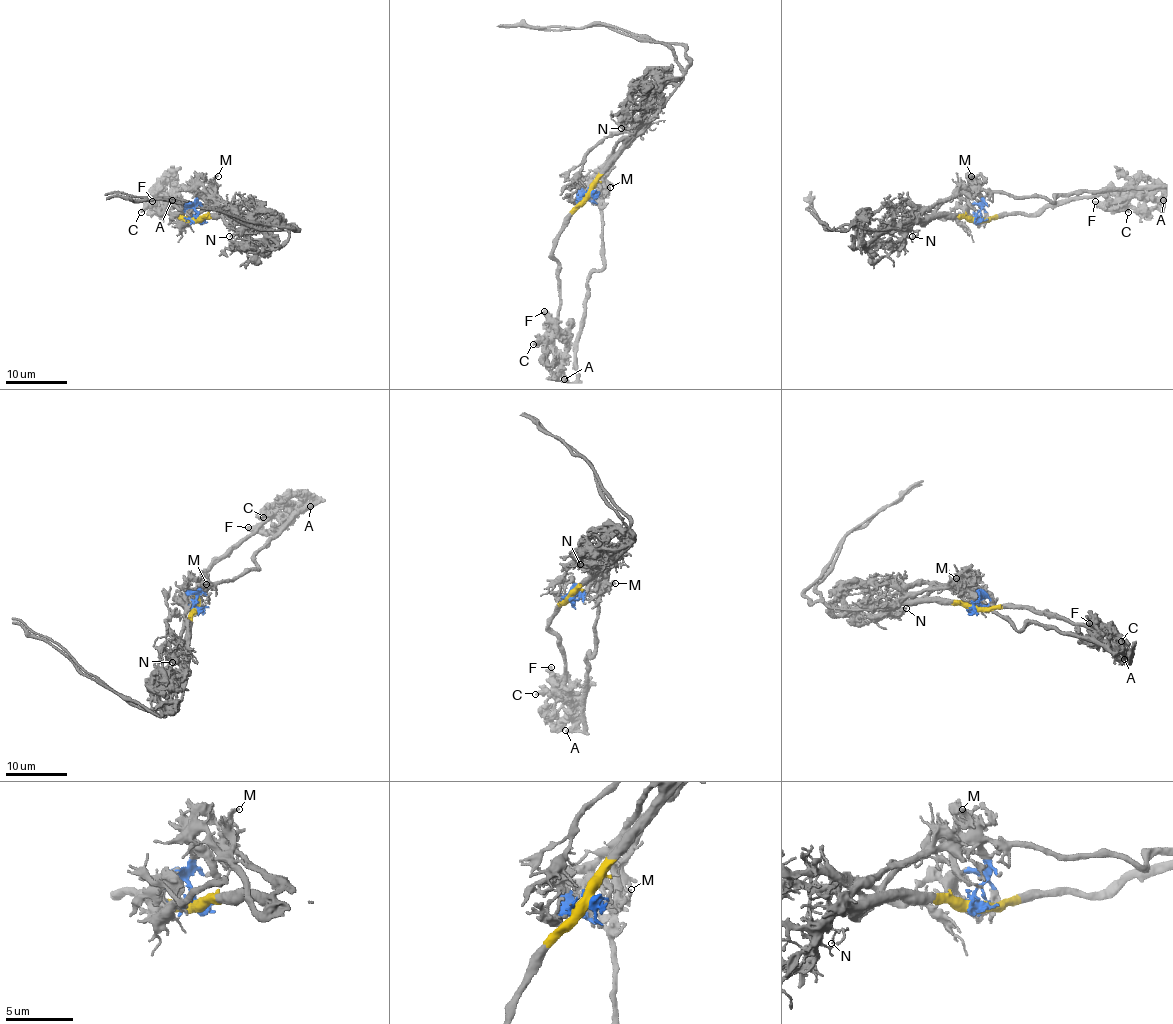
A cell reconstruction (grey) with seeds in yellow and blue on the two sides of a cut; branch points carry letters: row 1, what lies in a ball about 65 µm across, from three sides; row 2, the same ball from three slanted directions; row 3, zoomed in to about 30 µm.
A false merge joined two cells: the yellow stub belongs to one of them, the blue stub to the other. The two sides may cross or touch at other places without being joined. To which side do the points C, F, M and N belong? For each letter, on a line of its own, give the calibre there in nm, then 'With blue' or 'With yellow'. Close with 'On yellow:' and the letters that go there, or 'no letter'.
C: Thickness 400 nm. With yellow
F: Thickness 600 nm. With blue
M: Thickness 280 nm. With blue
N: Thickness 80 nm. With yellow
On yellow: C, N

